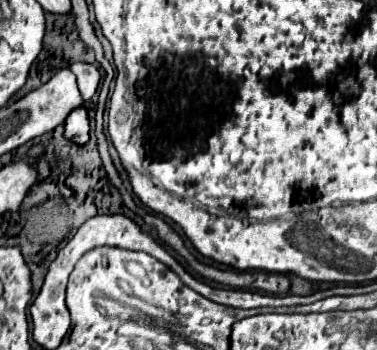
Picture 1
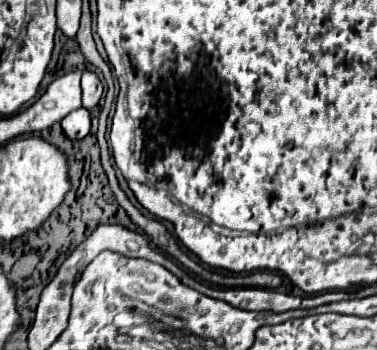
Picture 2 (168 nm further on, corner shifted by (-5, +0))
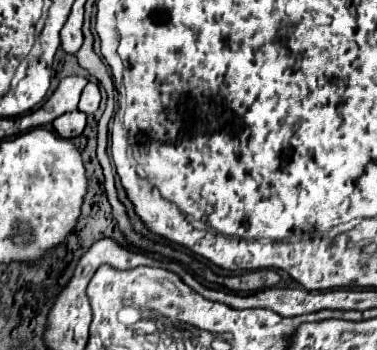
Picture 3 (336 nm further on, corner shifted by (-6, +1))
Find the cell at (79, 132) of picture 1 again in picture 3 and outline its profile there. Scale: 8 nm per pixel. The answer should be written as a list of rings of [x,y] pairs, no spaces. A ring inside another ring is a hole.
[[[72,111],[72,113],[64,113],[62,117],[58,117],[56,121],[52,121],[54,131],[64,137],[64,139],[72,139],[78,137],[84,127],[86,127],[86,115],[82,111]]]

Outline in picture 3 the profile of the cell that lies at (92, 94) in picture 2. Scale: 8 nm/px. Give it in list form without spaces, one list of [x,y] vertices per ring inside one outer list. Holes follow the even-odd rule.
[[[88,83],[82,91],[82,97],[80,97],[80,105],[78,109],[86,115],[92,115],[98,111],[98,105],[100,105],[100,89],[96,83]]]

